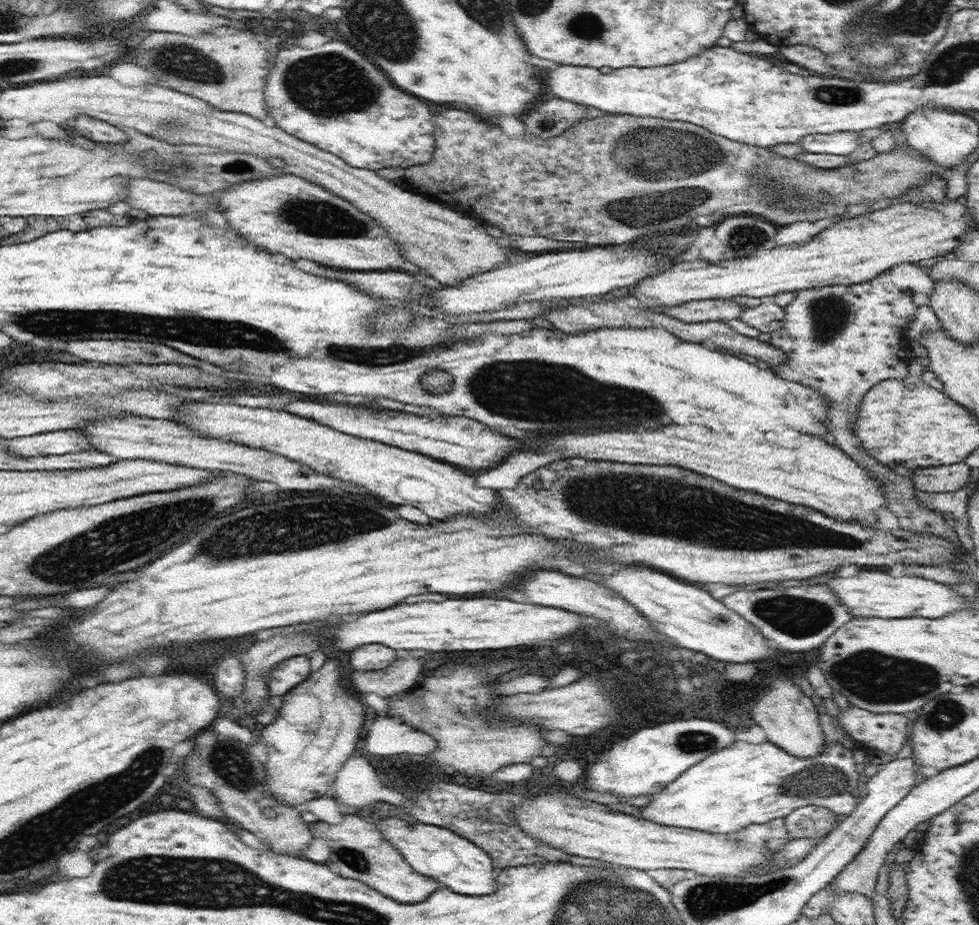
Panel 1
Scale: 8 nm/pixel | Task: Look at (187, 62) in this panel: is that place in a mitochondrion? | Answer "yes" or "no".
yes

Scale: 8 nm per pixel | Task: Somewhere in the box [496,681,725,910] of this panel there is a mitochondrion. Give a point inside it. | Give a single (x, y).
(688, 740)

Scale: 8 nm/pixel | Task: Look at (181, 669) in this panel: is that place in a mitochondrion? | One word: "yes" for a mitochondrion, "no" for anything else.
no

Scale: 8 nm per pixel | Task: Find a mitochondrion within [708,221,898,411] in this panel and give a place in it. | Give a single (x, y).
(829, 314)

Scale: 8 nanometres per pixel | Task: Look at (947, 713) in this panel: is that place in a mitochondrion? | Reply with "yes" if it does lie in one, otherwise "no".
yes

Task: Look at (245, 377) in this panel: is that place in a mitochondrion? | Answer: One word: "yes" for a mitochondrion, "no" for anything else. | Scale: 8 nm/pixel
no

